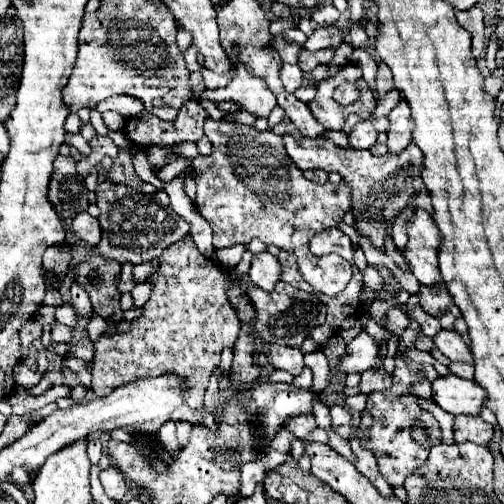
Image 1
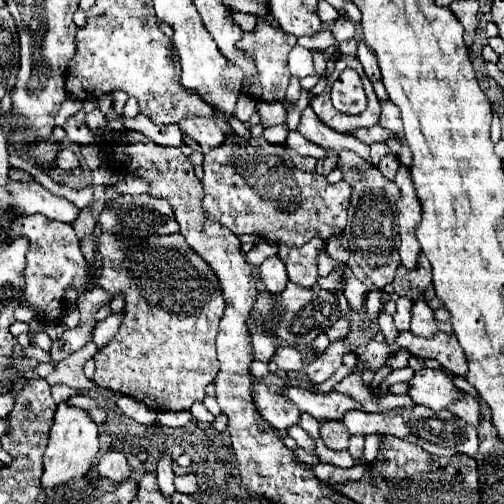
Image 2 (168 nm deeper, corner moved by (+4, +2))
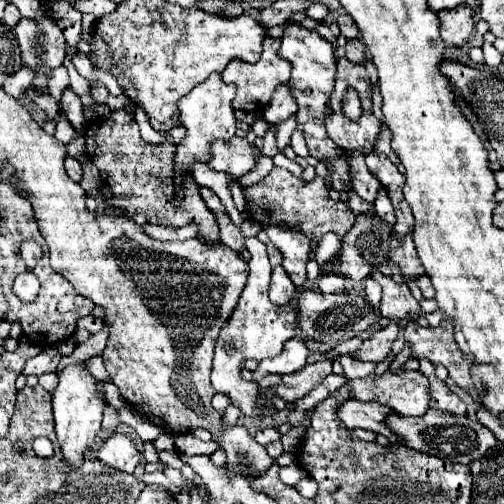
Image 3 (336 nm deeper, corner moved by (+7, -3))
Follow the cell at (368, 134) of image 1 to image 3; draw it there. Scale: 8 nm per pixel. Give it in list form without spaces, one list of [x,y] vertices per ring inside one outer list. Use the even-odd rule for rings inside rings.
[[[383,126],[381,132],[379,132],[379,136],[377,136],[375,152],[377,152],[377,154],[385,154],[385,156],[389,156],[391,162],[399,164],[399,158],[397,158],[397,154],[395,154],[395,150],[391,148],[391,130],[389,130],[387,126]]]

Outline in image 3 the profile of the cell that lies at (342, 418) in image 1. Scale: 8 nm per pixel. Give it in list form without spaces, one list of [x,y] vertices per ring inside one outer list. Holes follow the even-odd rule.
[[[429,410],[425,416],[411,418],[411,416],[401,416],[397,412],[391,412],[387,416],[387,426],[395,436],[401,438],[401,442],[417,452],[425,452],[437,458],[447,458],[457,464],[471,464],[473,460],[481,458],[487,448],[499,448],[501,442],[493,436],[489,428],[485,428],[481,422],[473,422],[467,416],[455,416],[447,414],[441,410]]]

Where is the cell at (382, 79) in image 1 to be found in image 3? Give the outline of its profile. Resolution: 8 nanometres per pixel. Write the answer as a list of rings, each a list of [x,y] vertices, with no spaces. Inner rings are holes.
[[[359,38],[347,40],[345,56],[347,56],[351,62],[355,62],[355,64],[363,66],[363,64],[365,64],[365,58],[367,58],[367,56],[365,56],[365,46],[363,46],[363,42],[361,42]]]

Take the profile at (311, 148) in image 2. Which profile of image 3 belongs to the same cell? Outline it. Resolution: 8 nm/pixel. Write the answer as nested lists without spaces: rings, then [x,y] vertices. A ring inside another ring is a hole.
[[[347,190],[347,194],[349,194],[349,204],[351,204],[351,208],[355,210],[355,214],[361,214],[361,212],[369,212],[369,210],[373,210],[373,206],[371,206],[369,202],[365,202],[359,194],[355,194],[355,190]]]

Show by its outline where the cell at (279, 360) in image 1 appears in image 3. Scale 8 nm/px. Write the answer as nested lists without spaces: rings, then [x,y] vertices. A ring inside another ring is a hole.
[[[291,338],[285,342],[283,346],[283,352],[275,358],[267,358],[267,360],[261,360],[257,370],[253,372],[253,378],[259,380],[263,378],[267,372],[277,372],[277,374],[293,374],[297,370],[301,370],[305,364],[307,364],[307,356],[309,356],[309,350],[307,346],[303,344],[303,340],[297,340],[297,338]]]

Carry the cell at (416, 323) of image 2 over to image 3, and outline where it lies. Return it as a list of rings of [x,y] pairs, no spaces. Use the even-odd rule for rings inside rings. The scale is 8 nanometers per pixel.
[[[373,270],[371,274],[383,288],[383,298],[381,298],[381,314],[391,320],[405,320],[407,316],[417,318],[421,314],[419,302],[413,298],[409,286],[405,284],[395,284],[389,276],[385,276],[379,270]]]

